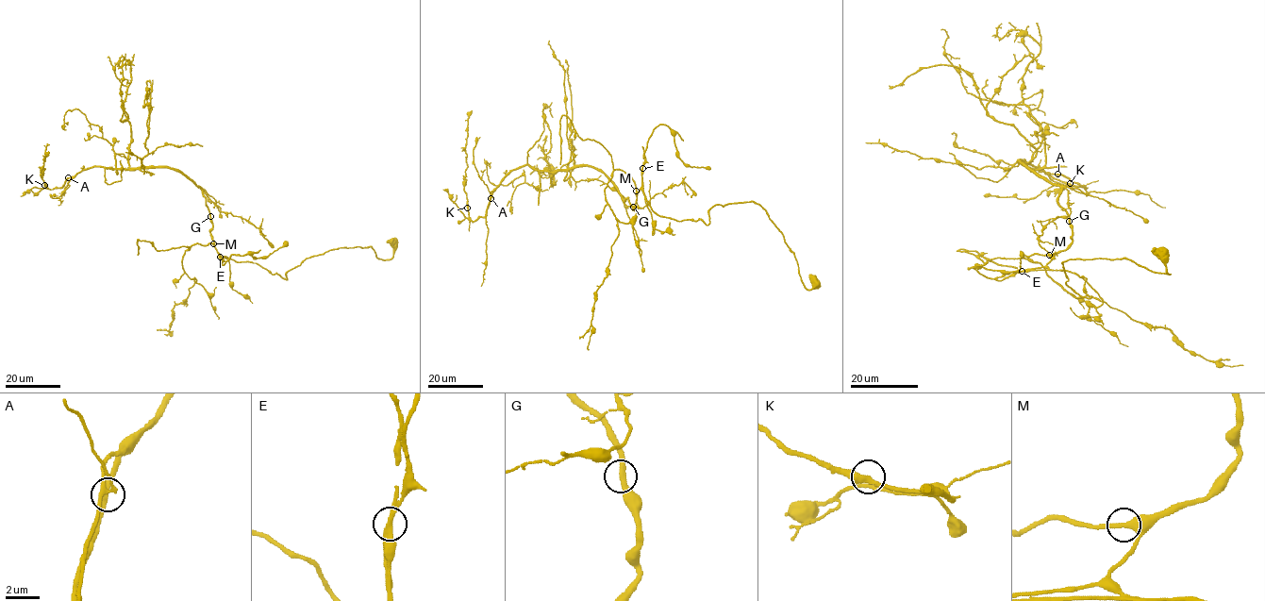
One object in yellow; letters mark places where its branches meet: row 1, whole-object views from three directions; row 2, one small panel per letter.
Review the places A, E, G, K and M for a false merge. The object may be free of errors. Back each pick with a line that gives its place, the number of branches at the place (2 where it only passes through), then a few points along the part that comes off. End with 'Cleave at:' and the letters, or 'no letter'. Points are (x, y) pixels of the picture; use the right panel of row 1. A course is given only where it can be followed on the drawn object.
E: Place: (1022, 271). Branches: 2. Course of the part to remove: (1022, 271), (1074, 273), (1086, 278), (1088, 297), (1066, 284), (1062, 262), (1125, 258), (1170, 274), (1151, 251)
Cleave at: E

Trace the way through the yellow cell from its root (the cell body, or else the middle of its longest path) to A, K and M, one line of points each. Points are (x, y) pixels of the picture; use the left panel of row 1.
A: (393, 242), (390, 259), (340, 247), (286, 279), (221, 257), (203, 192), (174, 169), (90, 167), (68, 177)
K: (393, 242), (390, 259), (340, 247), (286, 279), (221, 257), (203, 192), (174, 169), (90, 167), (44, 185)
M: (393, 242), (390, 259), (378, 258), (371, 246), (340, 247), (307, 258), (287, 279), (221, 257), (213, 243)

